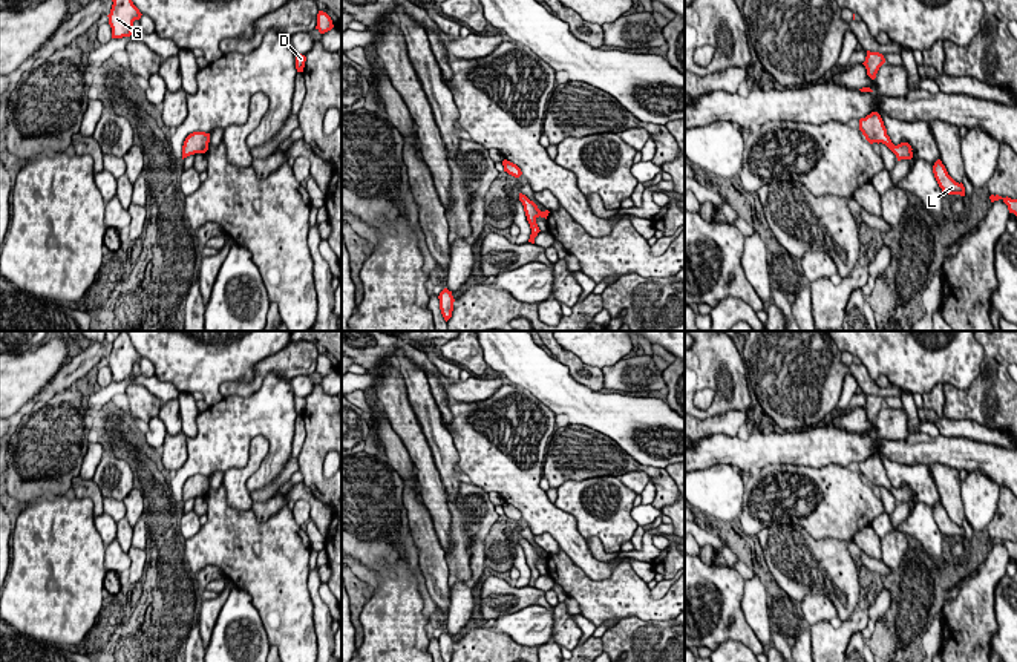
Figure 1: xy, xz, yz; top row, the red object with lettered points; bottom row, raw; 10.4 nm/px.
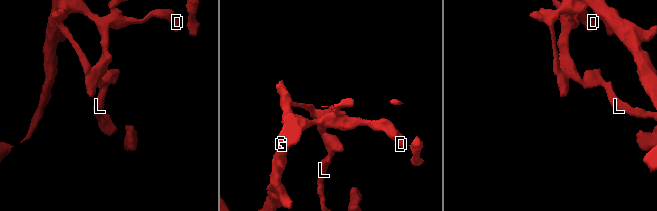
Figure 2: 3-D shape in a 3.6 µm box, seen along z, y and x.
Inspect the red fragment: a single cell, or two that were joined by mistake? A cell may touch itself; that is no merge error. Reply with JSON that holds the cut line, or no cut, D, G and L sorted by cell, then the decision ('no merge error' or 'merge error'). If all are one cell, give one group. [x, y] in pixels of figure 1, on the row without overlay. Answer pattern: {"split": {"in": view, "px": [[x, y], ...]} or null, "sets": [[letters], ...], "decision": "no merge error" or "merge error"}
{"split": {"in": "yz", "px": [[896, 489], [895, 497]]}, "sets": [["D", "G"], ["L"]], "decision": "merge error"}

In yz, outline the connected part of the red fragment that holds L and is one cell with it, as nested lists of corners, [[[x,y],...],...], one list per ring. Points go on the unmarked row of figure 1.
[[[937,503],[933,509],[933,516],[934,521],[939,527],[939,530],[942,532],[942,535],[948,536],[948,538],[960,538],[965,539],[965,530],[960,526],[956,526],[947,515],[945,509],[942,507],[940,503]]]

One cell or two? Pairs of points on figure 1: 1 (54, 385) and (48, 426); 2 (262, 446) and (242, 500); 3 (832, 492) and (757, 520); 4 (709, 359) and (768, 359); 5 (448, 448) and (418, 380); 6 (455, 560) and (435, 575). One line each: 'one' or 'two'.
1: two
2: one
3: one
4: two
5: one
6: two

